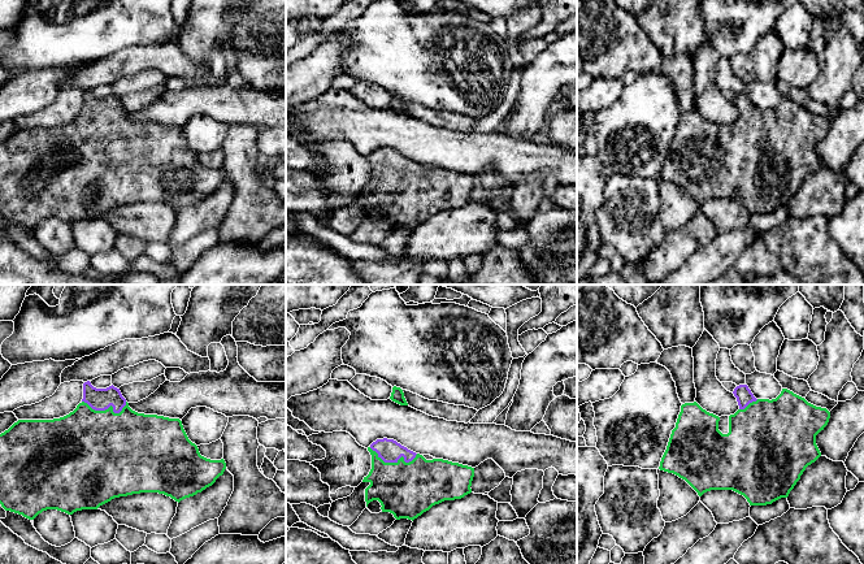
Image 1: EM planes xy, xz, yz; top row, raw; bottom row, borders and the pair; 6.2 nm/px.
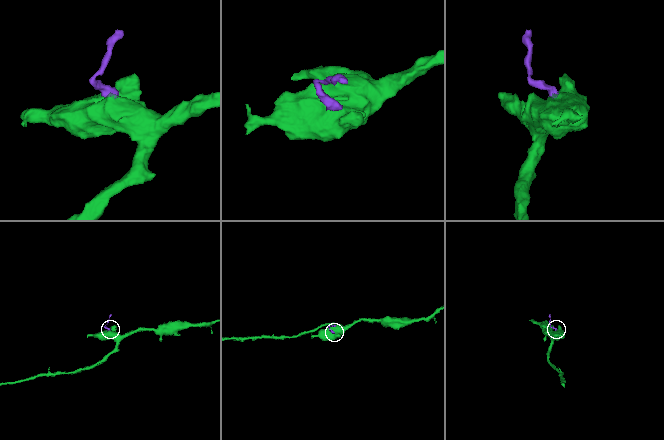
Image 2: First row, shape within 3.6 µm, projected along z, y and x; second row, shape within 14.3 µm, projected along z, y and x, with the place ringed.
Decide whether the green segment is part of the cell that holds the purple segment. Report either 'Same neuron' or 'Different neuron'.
Same neuron

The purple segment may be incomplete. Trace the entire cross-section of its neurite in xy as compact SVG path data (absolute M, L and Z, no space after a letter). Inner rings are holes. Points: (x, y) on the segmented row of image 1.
M83 383L83 399L69 415L53 420L18 420L0 434L0 504L29 520L47 509L73 515L82 509L97 509L114 498L140 493L159 493L175 502L194 496L223 474L226 463L200 455L179 418L144 415L133 411L113 385L96 389Z

